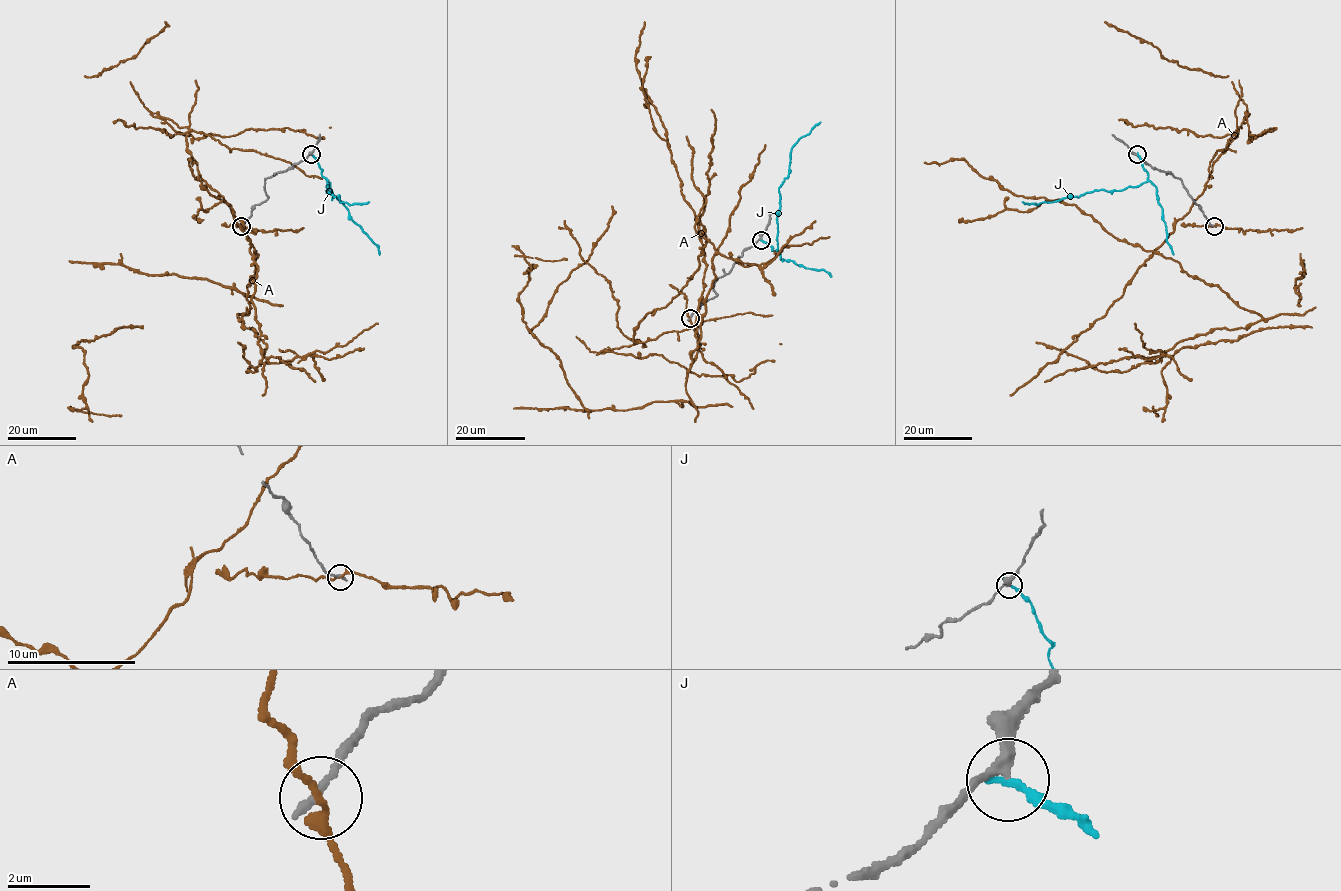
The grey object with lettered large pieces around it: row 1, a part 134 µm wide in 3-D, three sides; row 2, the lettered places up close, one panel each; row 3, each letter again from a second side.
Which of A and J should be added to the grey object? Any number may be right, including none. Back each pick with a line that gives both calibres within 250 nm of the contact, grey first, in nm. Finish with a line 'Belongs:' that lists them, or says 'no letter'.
Belongs: no letter

